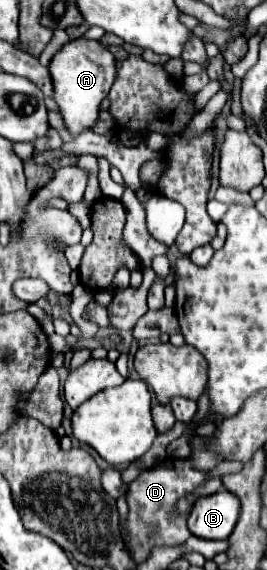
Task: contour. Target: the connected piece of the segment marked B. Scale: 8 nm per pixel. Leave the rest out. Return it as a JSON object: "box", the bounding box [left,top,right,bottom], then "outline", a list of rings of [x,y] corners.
{"box":[187,491,239,539],"outline":[[[219,491],[195,501],[187,527],[201,539],[229,539],[239,521],[239,511],[239,499],[229,491]]]}

